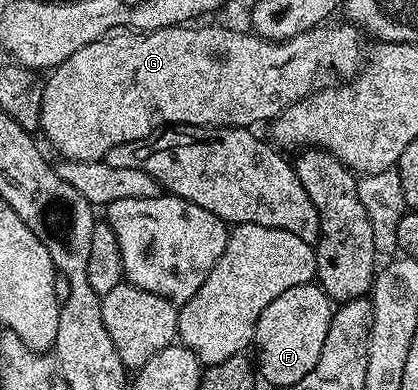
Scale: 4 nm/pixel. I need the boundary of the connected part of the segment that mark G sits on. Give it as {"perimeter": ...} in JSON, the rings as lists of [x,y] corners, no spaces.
{"perimeter":[[[337,21],[280,41],[260,39],[248,30],[197,27],[201,25],[178,25],[147,32],[109,31],[99,37],[99,41],[83,45],[79,53],[71,53],[67,61],[48,72],[49,79],[47,75],[44,80],[40,134],[45,134],[46,141],[61,154],[62,160],[95,161],[104,160],[115,145],[145,139],[154,129],[166,125],[253,129],[256,123],[268,124],[293,103],[313,94],[318,84],[332,84],[333,75],[338,75],[338,80],[348,81],[362,70],[361,28],[348,21],[333,22]]]}

